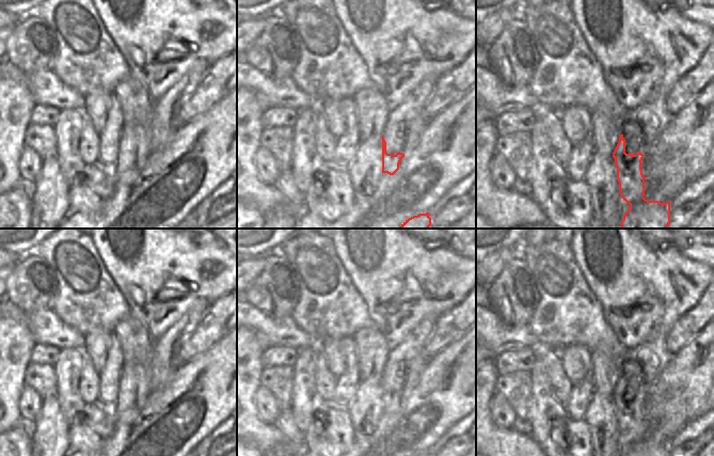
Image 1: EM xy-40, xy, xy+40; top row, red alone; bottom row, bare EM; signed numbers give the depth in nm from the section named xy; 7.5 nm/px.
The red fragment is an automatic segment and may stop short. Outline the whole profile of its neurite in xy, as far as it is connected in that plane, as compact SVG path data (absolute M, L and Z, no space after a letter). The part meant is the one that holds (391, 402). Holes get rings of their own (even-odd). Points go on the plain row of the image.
M424 318L408 336L398 345L391 348L393 356L388 368L382 375L382 412L394 414L399 409L399 403L406 393L406 368L401 362L401 351L412 340L427 340L435 326L437 318Z

